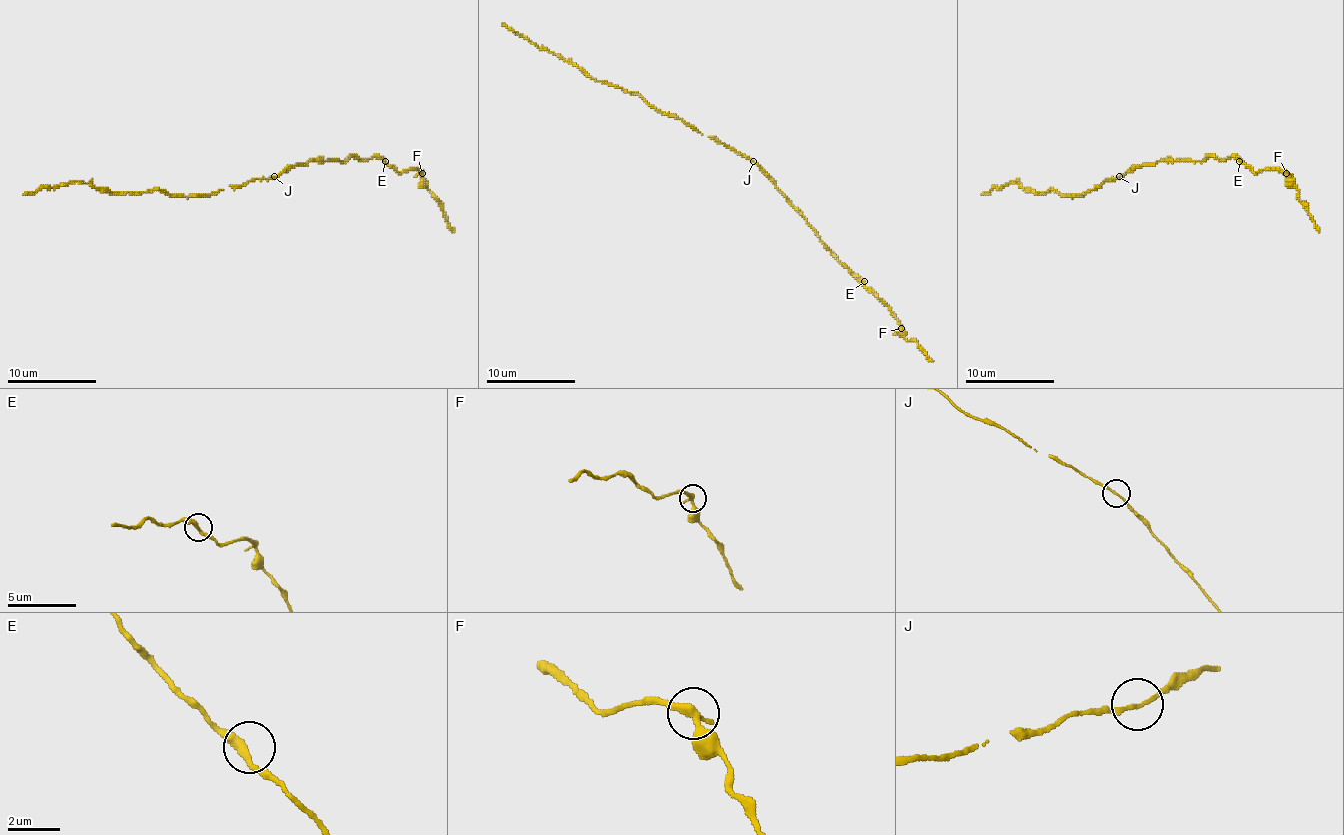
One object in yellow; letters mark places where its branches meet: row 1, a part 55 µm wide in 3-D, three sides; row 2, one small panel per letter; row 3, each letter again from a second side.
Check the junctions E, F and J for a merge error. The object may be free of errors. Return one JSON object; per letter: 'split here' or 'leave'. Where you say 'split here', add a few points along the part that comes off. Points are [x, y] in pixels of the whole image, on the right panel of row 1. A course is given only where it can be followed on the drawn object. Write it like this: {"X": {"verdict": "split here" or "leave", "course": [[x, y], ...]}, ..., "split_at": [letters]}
{"E": {"verdict": "leave"}, "F": {"verdict": "leave"}, "J": {"verdict": "leave"}, "split_at": []}

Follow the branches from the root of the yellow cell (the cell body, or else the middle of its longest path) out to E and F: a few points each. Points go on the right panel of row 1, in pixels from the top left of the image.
E: (1119, 179), (1126, 172), (1152, 165), (1157, 161), (1206, 161), (1210, 156), (1234, 156), (1239, 161)
F: (1119, 179), (1126, 172), (1152, 165), (1157, 161), (1206, 161), (1210, 156), (1237, 156), (1254, 172), (1286, 172)

